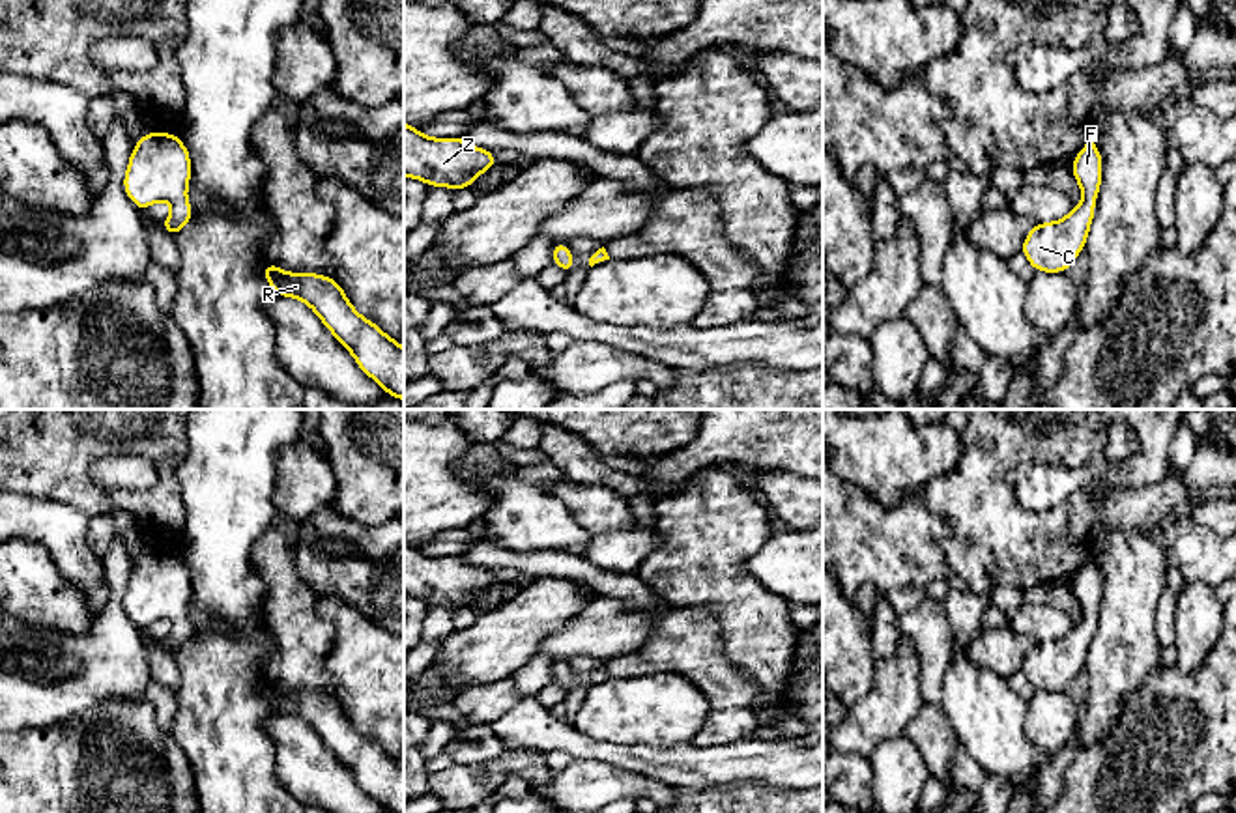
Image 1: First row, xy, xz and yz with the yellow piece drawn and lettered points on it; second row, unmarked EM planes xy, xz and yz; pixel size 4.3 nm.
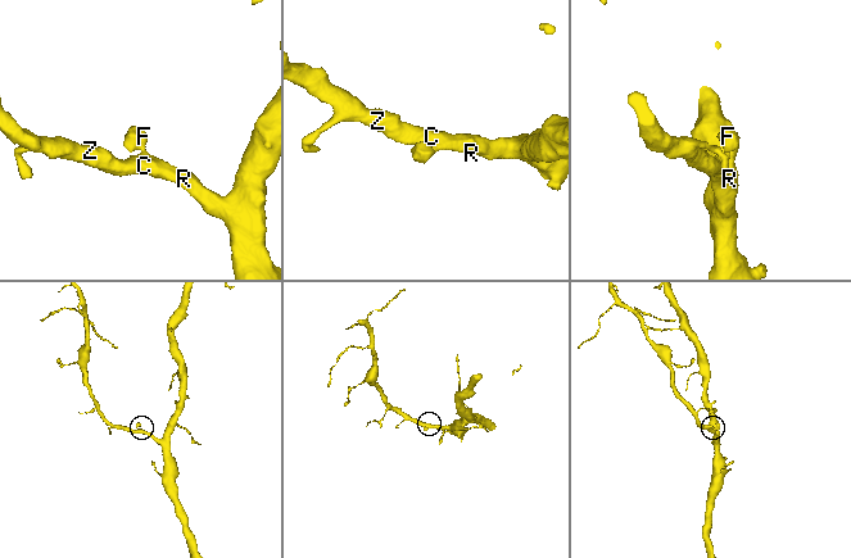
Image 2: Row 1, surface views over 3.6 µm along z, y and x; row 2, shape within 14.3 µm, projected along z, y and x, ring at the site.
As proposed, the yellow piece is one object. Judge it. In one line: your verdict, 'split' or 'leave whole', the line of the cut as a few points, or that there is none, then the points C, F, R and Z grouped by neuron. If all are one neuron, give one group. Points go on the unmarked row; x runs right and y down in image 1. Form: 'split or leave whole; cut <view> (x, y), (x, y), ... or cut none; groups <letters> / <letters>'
leave whole; cut none; groups C F R Z

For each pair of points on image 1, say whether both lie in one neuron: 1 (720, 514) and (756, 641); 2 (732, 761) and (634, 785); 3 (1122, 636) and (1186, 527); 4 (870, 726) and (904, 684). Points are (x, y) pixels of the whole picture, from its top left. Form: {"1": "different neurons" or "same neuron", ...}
{"1": "same neuron", "2": "different neurons", "3": "different neurons", "4": "same neuron"}

